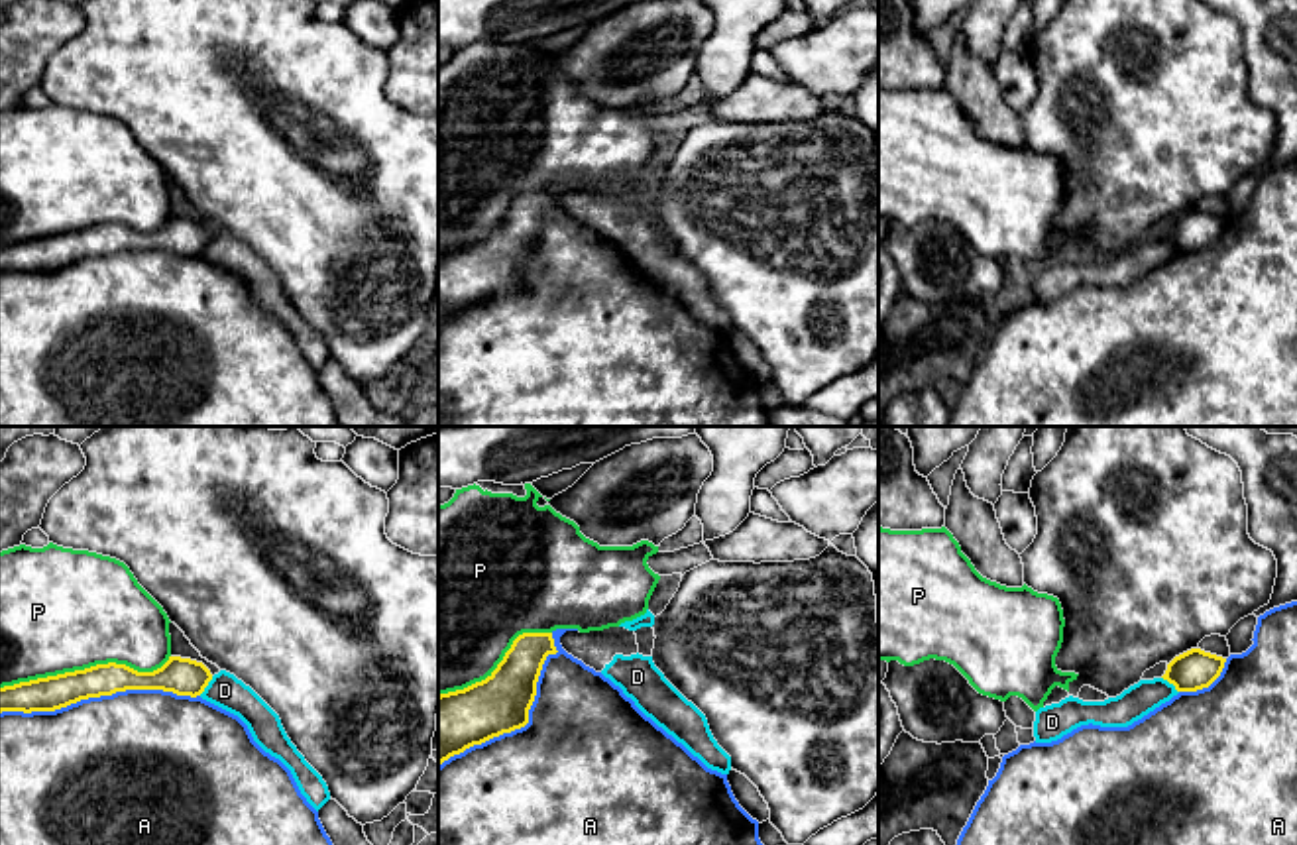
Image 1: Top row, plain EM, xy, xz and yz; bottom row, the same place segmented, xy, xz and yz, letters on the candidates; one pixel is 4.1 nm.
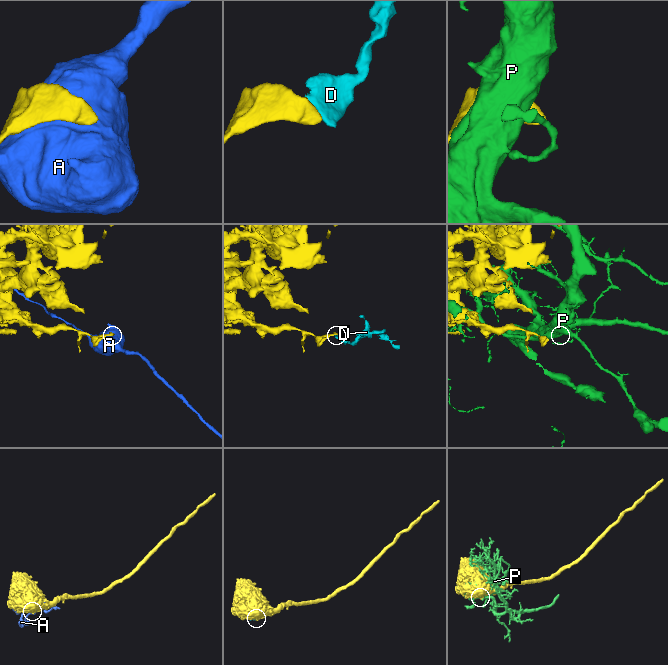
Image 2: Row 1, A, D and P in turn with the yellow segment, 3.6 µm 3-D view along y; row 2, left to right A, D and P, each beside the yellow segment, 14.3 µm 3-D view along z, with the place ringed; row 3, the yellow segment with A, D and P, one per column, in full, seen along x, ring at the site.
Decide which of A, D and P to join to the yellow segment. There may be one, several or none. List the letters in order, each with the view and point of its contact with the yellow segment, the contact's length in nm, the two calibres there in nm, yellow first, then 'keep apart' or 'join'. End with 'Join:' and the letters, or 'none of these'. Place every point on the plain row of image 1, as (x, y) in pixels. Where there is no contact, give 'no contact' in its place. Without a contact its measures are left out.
A: meets yellow in xy at (99, 256); contact 800 nm long; 140 nm thick on the yellow side, 500 nm on the other; keep apart
D: meets yellow in xy at (207, 244); contact 100 nm long; 160 nm thick on the yellow side, 140 nm on the other; keep apart
P: meets yellow in xy at (85, 228); contact 700 nm long; 140 nm thick on the yellow side, 500 nm on the other; keep apart
Join: none of these

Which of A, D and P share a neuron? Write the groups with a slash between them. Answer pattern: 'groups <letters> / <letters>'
groups A / D / P

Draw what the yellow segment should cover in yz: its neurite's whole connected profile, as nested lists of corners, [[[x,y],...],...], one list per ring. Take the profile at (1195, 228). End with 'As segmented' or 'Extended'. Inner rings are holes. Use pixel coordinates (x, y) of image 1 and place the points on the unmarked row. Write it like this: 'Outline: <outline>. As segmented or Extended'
Outline: [[[1191,208],[1175,216],[1161,238],[1173,244],[1177,252],[1197,252],[1220,236],[1224,222],[1222,216]]]. As segmented

